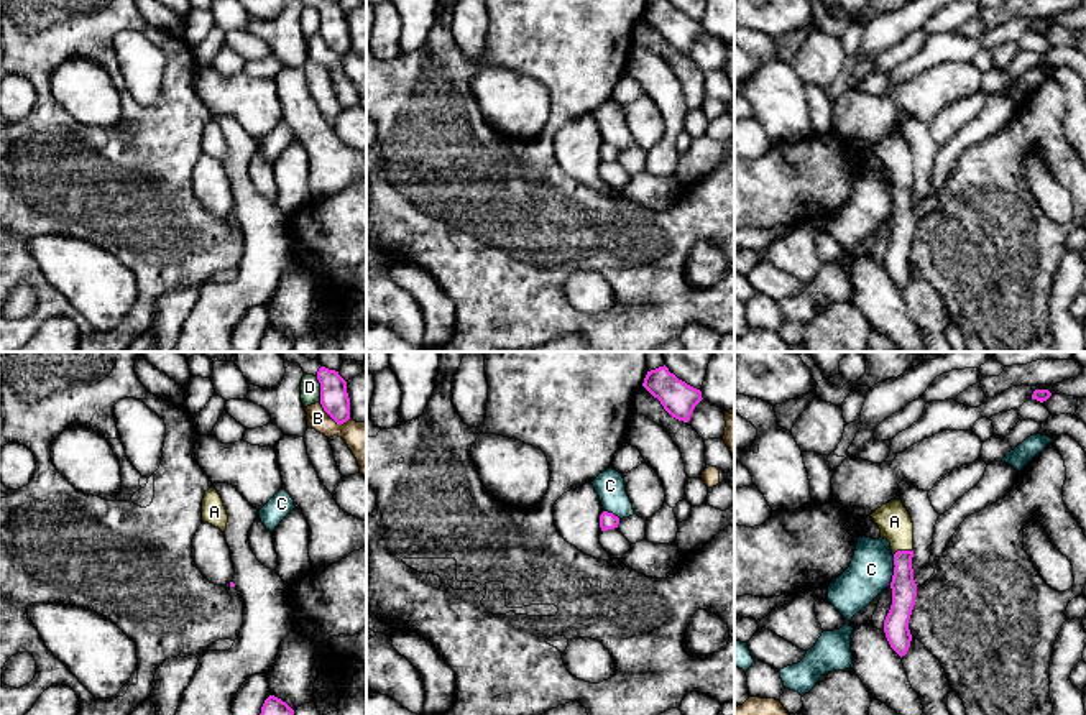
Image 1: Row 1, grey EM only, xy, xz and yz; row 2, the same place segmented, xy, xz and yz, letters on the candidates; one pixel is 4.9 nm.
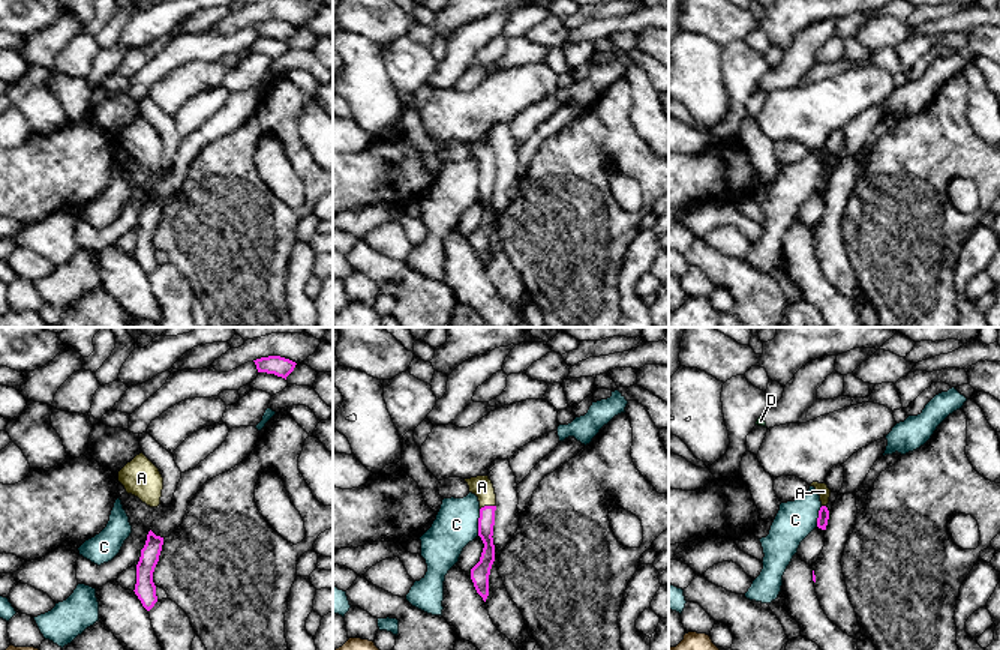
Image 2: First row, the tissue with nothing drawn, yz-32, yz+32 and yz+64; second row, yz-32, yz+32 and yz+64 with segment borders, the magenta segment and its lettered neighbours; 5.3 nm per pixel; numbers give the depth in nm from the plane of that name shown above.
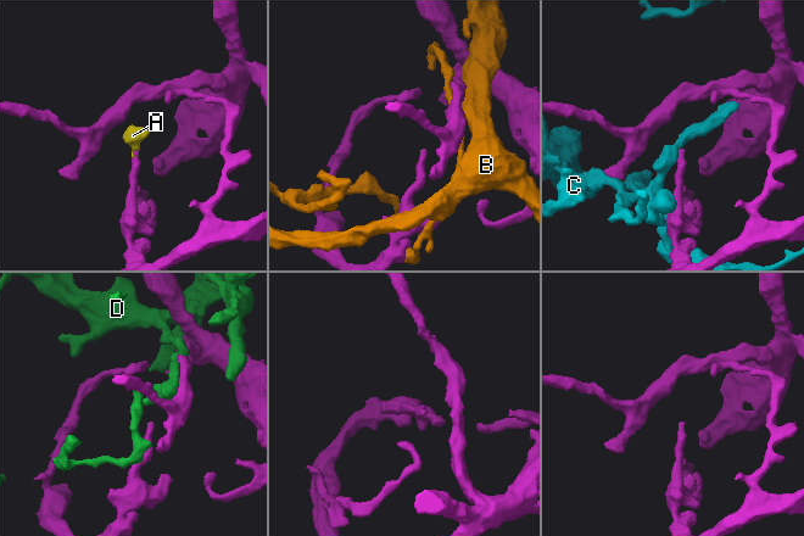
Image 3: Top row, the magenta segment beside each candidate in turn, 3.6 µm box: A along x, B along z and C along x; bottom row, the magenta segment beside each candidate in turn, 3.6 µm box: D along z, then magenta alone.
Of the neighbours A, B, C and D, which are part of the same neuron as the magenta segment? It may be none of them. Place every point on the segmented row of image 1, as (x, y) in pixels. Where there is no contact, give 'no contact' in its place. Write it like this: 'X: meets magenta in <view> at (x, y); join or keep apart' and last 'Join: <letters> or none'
A: meets magenta in yz at (902, 551); join
B: meets magenta in xy at (334, 419); keep apart
C: meets magenta in yz at (892, 577); keep apart
D: meets magenta in xy at (321, 390); keep apart
Join: A

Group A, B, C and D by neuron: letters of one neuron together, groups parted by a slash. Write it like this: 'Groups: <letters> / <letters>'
Groups: A / B / C / D

